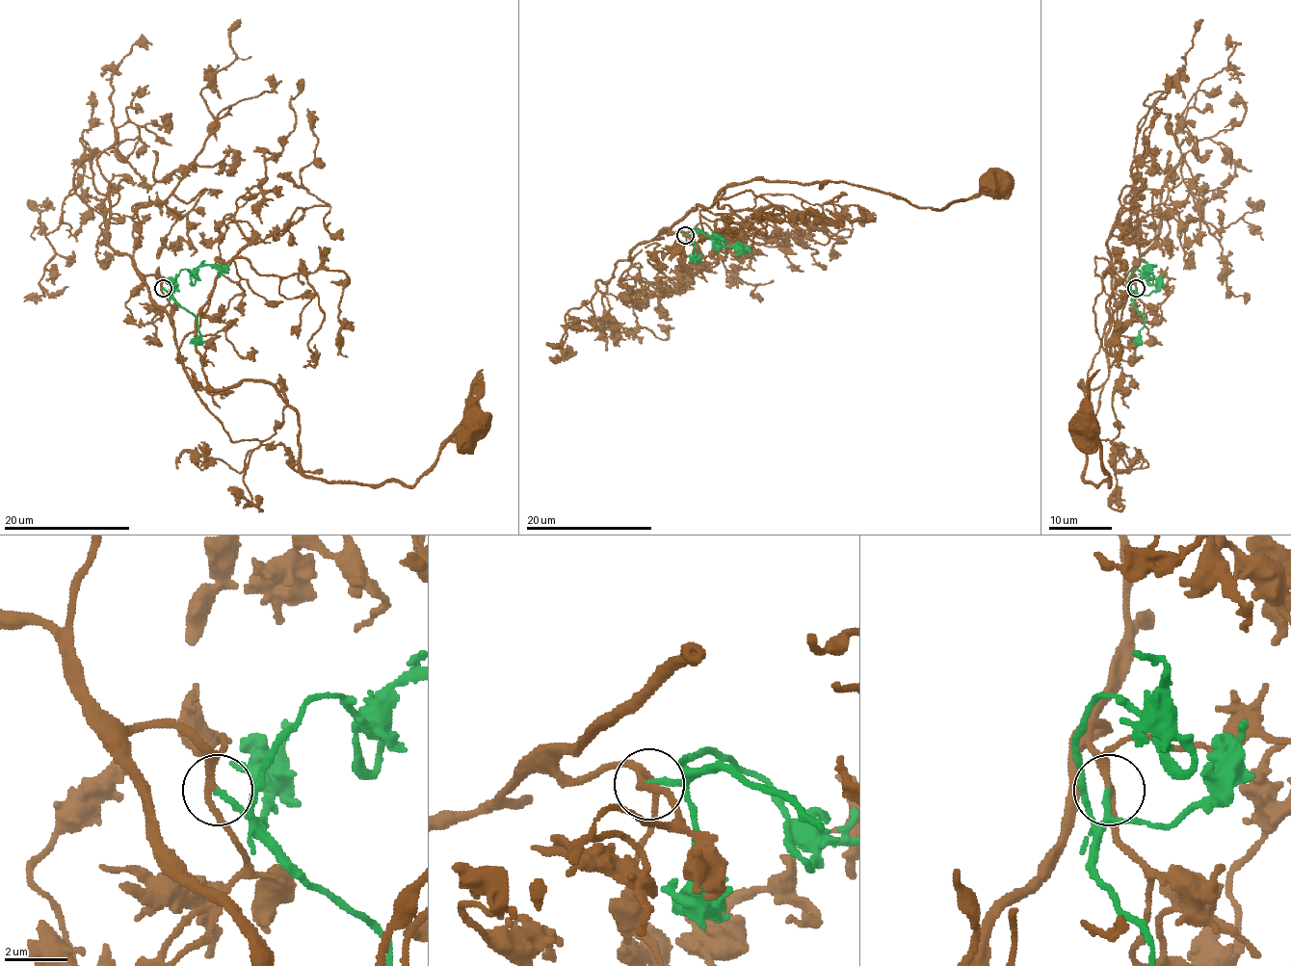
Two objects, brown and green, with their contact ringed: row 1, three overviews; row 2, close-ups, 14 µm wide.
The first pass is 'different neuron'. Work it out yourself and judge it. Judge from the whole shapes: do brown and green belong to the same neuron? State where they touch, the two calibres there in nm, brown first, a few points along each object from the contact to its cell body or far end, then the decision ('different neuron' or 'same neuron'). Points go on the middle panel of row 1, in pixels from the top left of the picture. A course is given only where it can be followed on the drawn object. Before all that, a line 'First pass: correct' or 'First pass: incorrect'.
First pass: incorrect
(685, 235) | 200/190 nm | brown via (685, 235), (667, 231), (726, 187), (754, 179), (872, 187), (944, 209), (993, 192), (998, 182) | green via (685, 235), (697, 228), (722, 246), (741, 246), (750, 252) | same neuron

